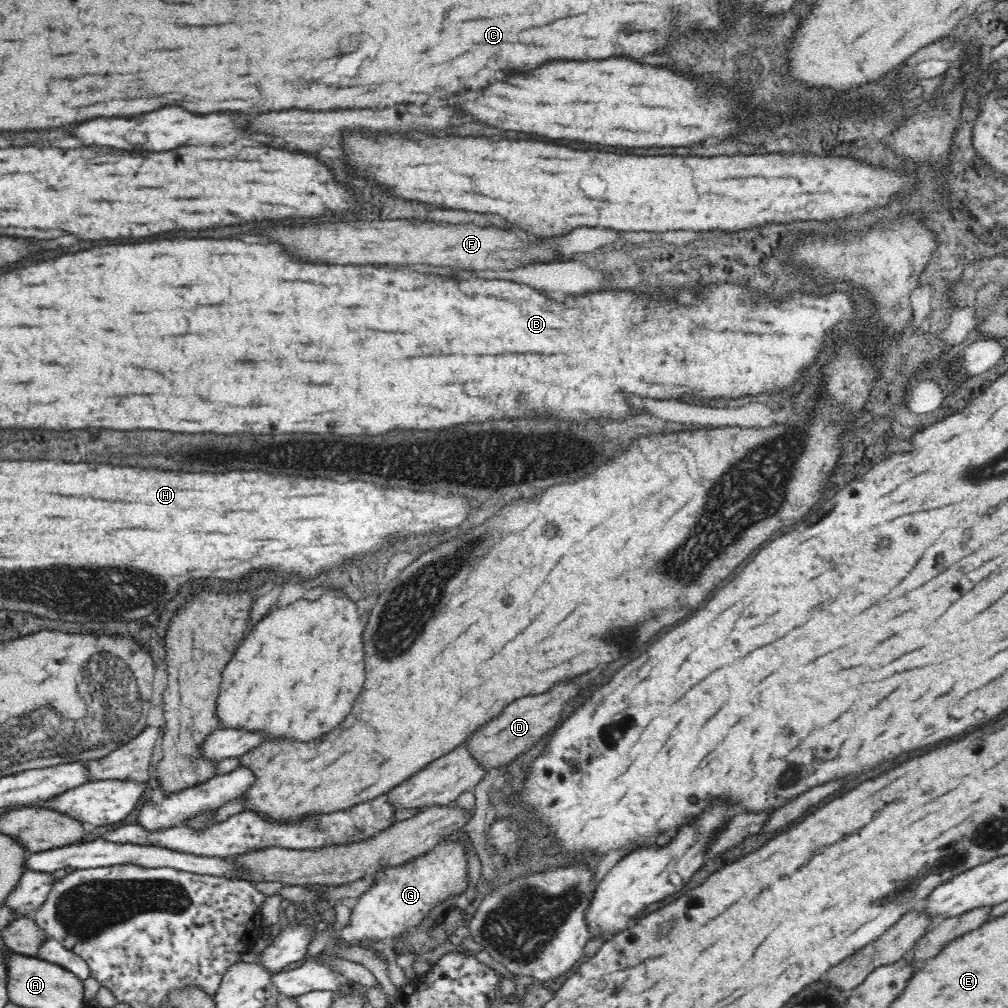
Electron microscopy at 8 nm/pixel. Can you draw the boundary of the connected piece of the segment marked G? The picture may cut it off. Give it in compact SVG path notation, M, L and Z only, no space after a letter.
M442 839L431 851L405 865L386 867L374 874L377 883L360 896L352 908L352 922L339 932L340 942L360 944L360 940L384 940L416 926L432 910L436 902L446 900L450 894L468 891L469 875L466 854L460 842L448 843Z

